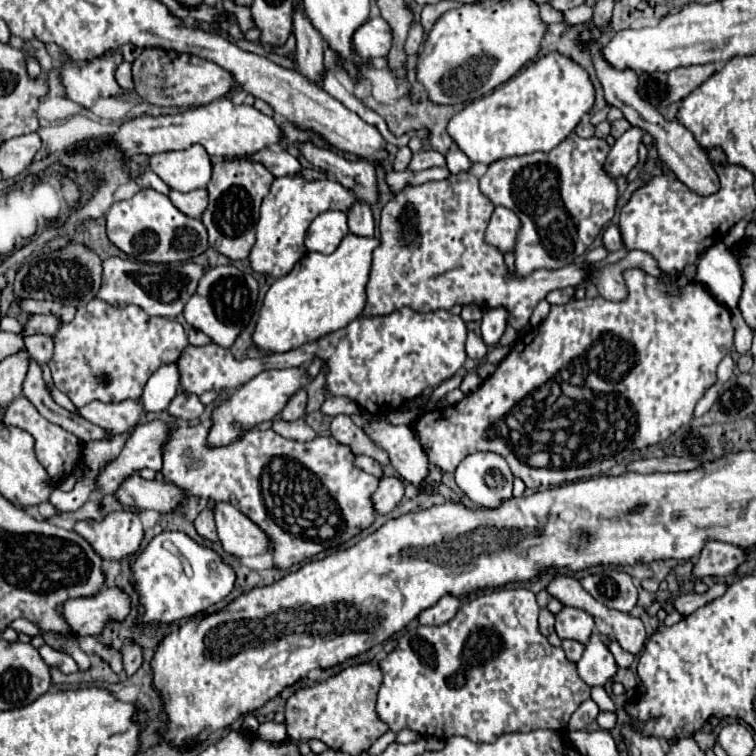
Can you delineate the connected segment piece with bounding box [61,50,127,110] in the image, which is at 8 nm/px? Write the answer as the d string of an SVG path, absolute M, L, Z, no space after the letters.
M113 50L107 58L93 58L73 68L67 68L65 64L65 68L61 70L61 84L65 88L65 96L89 110L101 98L127 94L127 90L121 88L115 80L115 70L121 62L121 50Z

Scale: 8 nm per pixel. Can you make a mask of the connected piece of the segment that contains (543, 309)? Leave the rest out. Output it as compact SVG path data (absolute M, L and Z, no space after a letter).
M541 300L535 306L533 314L531 314L531 326L539 326L539 322L543 322L543 318L547 318L547 314L549 314L549 302L547 300Z

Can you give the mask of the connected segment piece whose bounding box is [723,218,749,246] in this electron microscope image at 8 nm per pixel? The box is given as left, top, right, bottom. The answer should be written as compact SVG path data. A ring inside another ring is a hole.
M743 218L743 220L739 220L729 232L727 232L727 236L723 238L723 242L727 244L727 246L733 246L733 244L737 244L741 238L743 238L743 234L745 234L745 228L747 228L747 224L749 224L749 218Z

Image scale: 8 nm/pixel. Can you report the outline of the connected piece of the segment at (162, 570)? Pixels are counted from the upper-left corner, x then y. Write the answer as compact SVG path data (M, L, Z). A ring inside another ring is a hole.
M161 532L131 562L135 590L139 594L137 626L171 624L189 620L221 602L235 588L237 574L215 550L197 544L185 532Z

